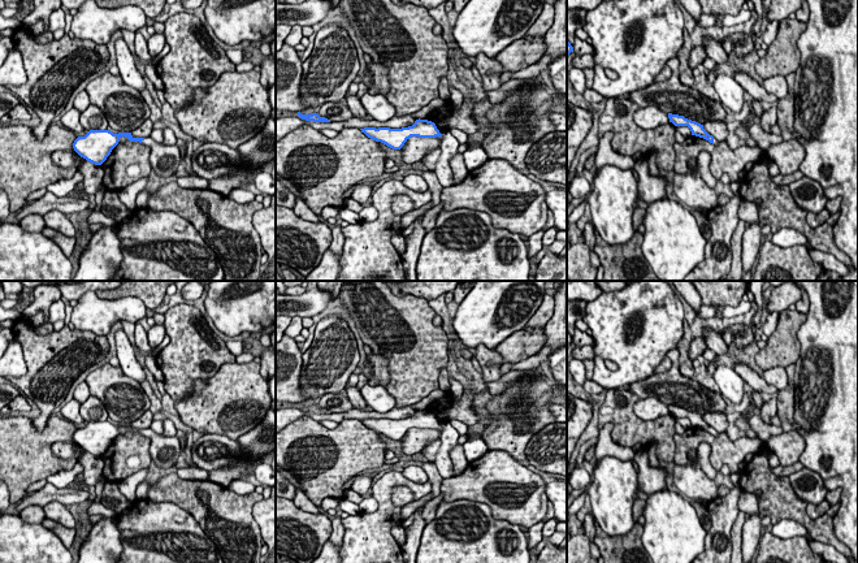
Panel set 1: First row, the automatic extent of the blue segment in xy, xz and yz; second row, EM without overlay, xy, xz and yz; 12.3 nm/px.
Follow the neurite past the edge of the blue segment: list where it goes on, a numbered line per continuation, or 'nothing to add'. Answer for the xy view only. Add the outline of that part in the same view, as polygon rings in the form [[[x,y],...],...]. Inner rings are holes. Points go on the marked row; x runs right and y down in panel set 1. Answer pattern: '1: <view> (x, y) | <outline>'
1: xy (164, 159) | [[[144,138],[142,143],[151,148],[150,163],[157,176],[164,178],[176,176],[181,163],[179,148],[176,144],[156,143],[151,138]]]

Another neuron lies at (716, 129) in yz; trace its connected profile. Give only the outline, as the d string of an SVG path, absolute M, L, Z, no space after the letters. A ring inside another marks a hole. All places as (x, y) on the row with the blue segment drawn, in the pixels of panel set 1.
M710 121L703 125L703 129L712 135L718 142L727 139L728 129L725 122Z

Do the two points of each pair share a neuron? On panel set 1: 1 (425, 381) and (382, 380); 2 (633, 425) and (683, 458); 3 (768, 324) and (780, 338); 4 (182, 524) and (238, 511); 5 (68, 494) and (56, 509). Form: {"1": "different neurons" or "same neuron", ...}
{"1": "different neurons", "2": "different neurons", "3": "different neurons", "4": "different neurons", "5": "different neurons"}

